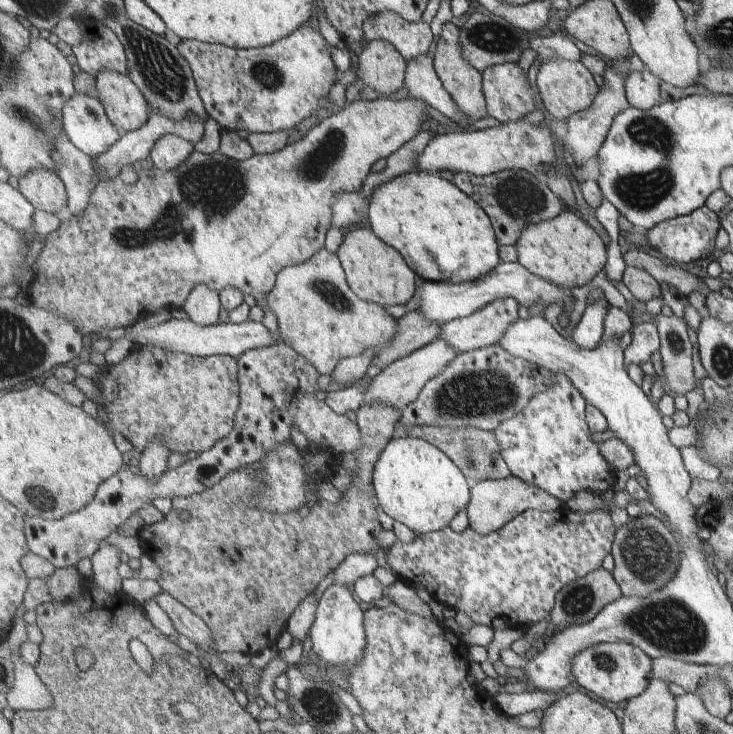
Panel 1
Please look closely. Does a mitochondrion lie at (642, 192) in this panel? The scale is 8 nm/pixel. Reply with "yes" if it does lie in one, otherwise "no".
yes

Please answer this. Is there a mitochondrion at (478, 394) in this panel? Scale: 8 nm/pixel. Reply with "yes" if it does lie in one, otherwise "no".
yes

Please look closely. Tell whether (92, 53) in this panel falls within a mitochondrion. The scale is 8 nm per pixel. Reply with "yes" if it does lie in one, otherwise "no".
no

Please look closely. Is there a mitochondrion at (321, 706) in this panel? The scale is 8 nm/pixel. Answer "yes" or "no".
yes

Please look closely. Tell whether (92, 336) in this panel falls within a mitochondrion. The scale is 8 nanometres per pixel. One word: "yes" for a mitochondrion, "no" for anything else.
no

